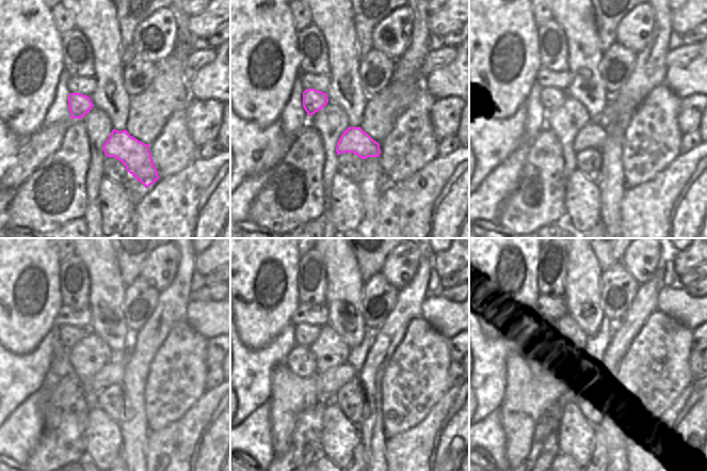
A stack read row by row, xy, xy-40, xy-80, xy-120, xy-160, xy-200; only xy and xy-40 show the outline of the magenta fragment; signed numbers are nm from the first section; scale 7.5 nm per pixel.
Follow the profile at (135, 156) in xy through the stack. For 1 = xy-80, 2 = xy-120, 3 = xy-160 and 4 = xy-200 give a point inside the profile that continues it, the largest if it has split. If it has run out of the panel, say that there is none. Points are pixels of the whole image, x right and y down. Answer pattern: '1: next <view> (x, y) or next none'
1: next xy-80 (593, 135)
2: next xy-120 (112, 373)
3: next xy-160 (290, 394)
4: next xy-200 (527, 396)

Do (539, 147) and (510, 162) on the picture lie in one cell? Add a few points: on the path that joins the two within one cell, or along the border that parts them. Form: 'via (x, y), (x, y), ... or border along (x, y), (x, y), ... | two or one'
border along (528, 145), (519, 178) | two

